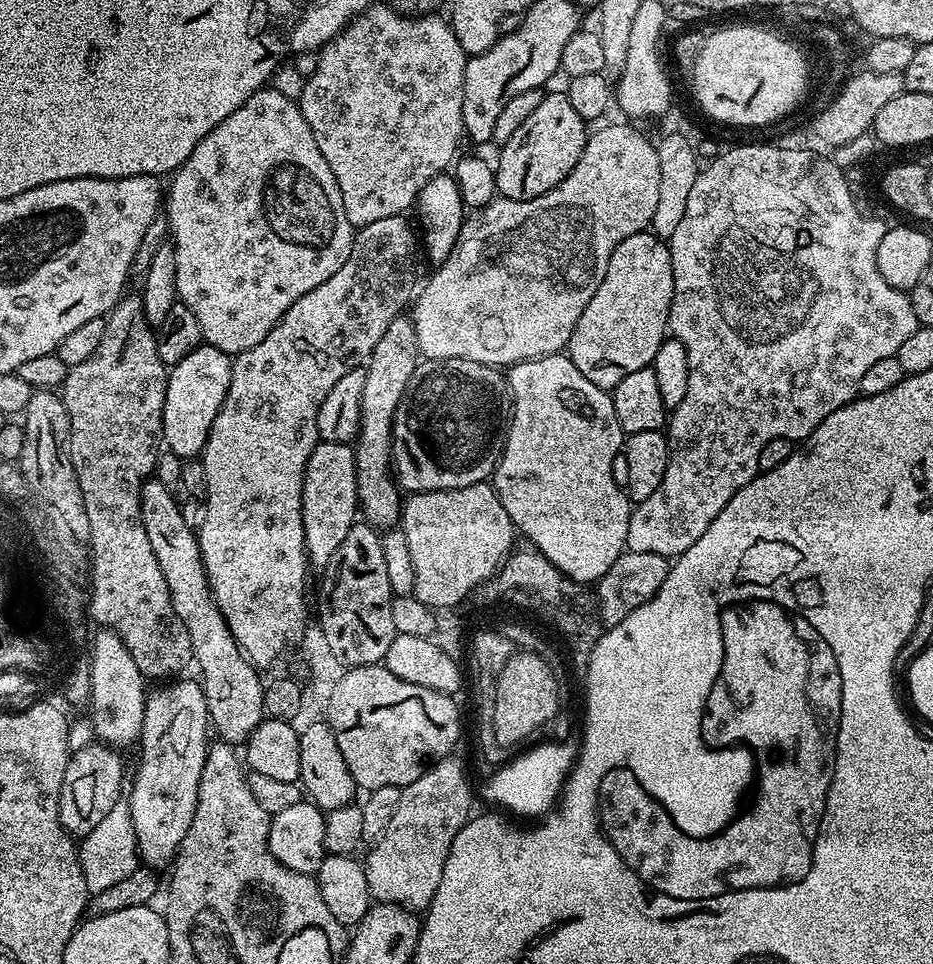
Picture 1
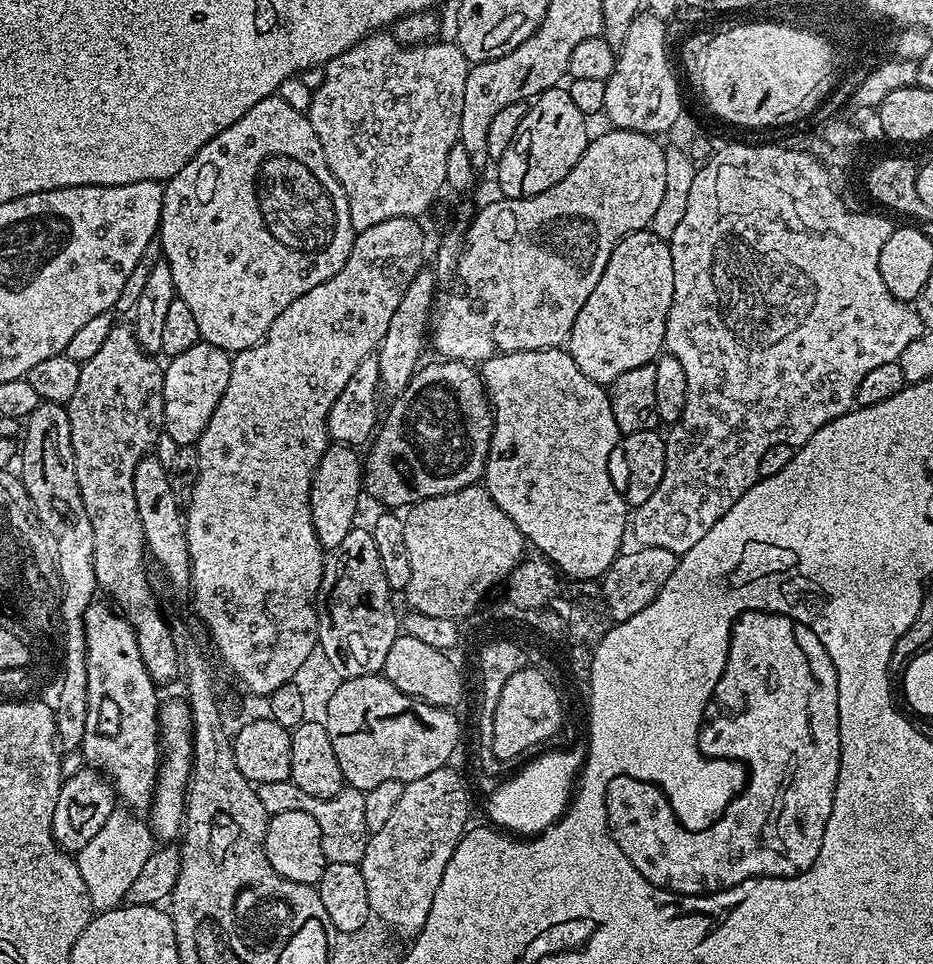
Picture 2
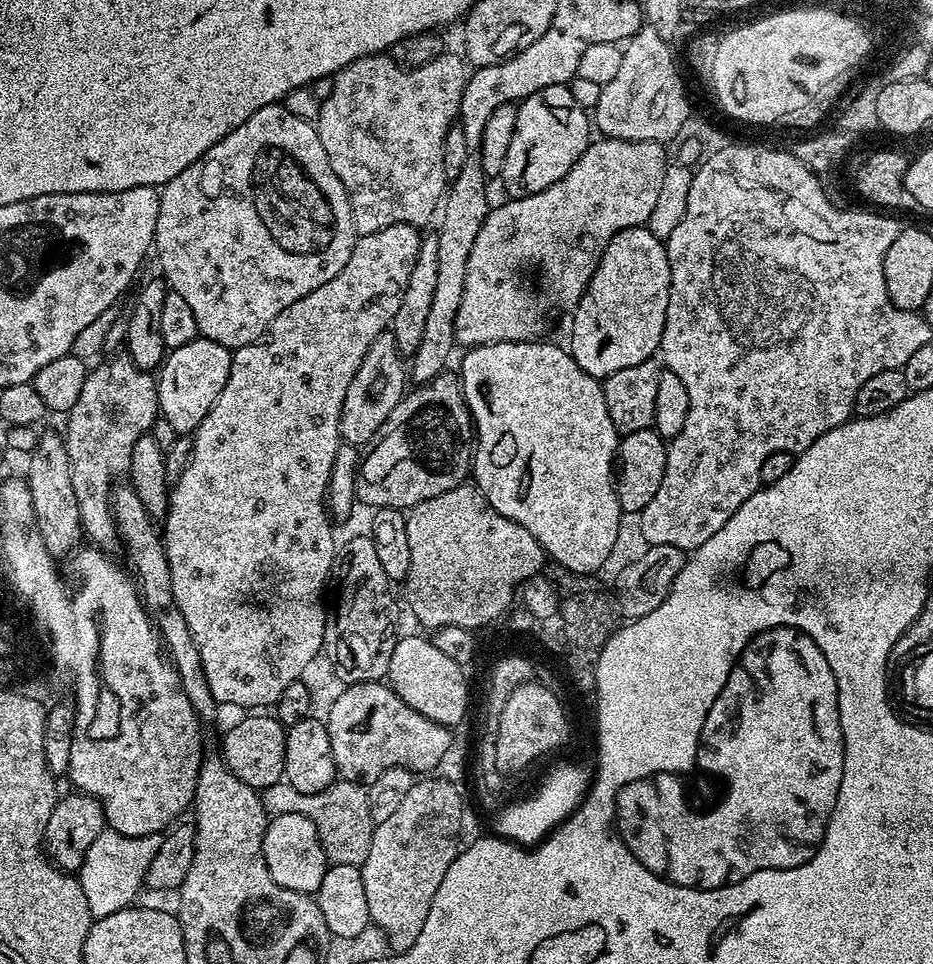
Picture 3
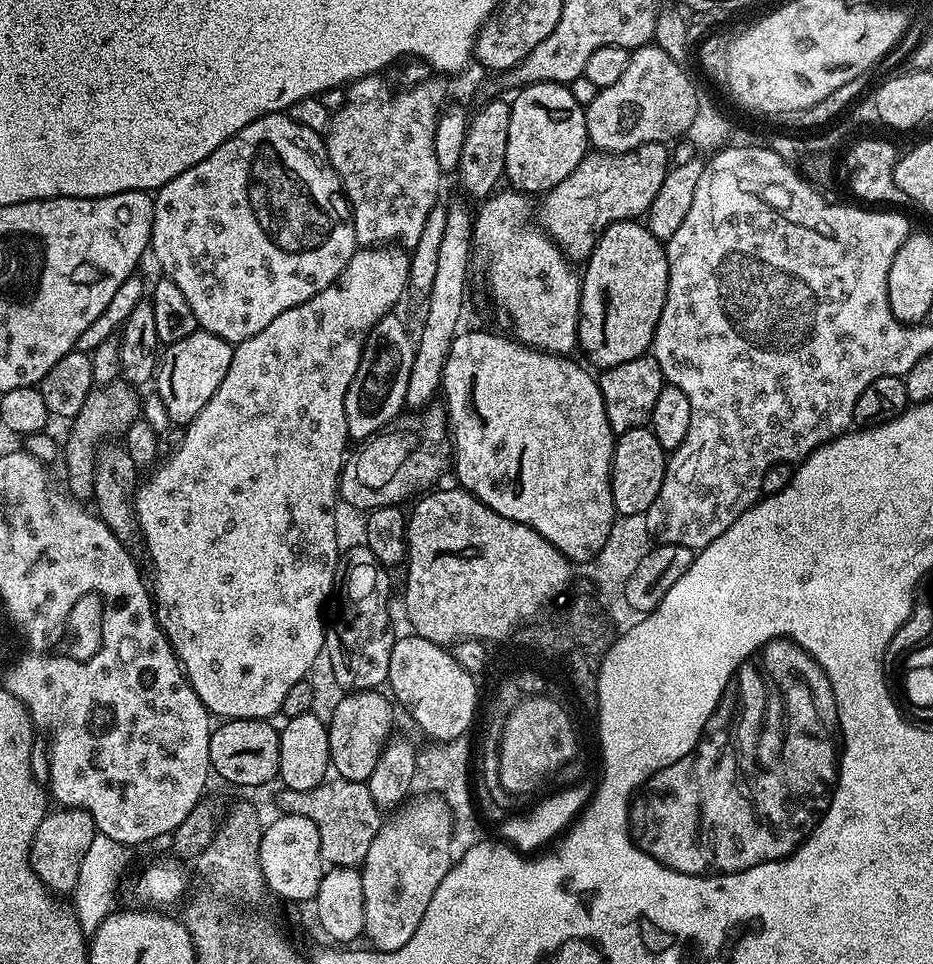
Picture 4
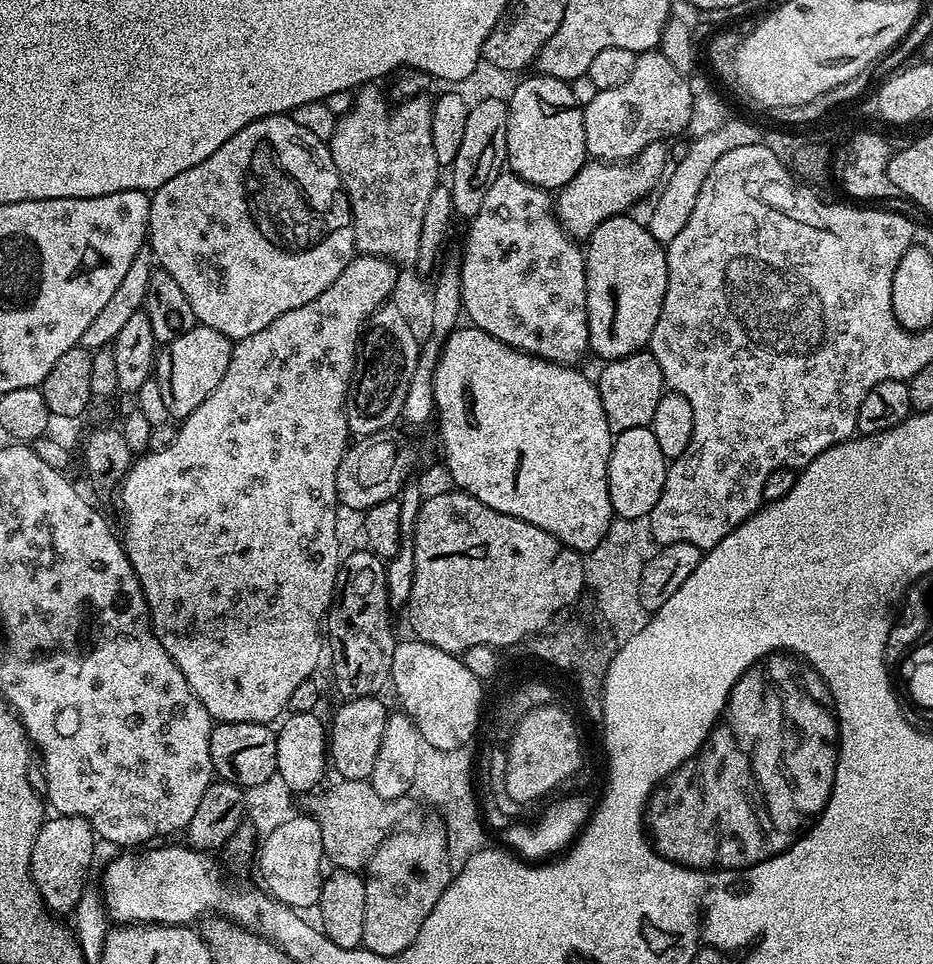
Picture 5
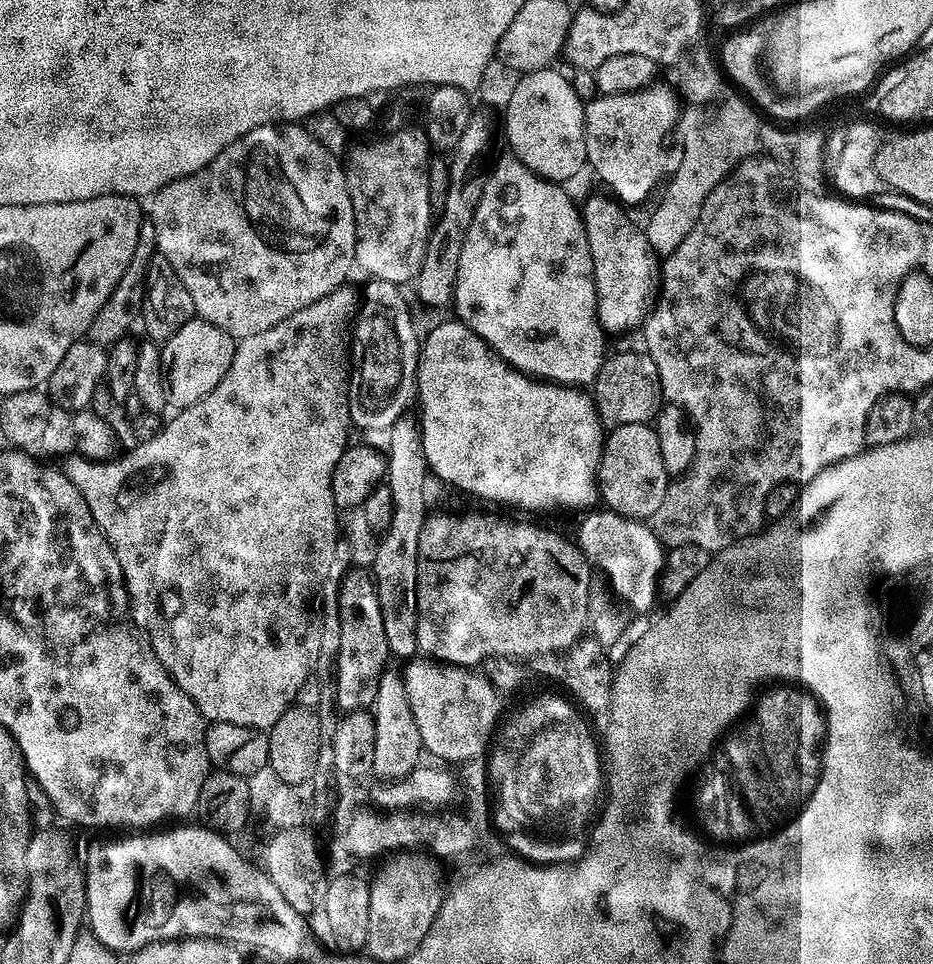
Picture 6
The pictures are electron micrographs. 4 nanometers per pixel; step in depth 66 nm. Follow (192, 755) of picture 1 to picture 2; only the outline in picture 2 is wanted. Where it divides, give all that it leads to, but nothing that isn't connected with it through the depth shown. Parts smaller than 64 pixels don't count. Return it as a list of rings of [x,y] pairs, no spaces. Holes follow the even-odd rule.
[[[165,699],[160,706],[160,766],[156,770],[156,788],[146,812],[146,820],[153,836],[160,842],[172,842],[181,835],[184,826],[184,810],[188,794],[188,779],[192,773],[192,711],[183,699]]]

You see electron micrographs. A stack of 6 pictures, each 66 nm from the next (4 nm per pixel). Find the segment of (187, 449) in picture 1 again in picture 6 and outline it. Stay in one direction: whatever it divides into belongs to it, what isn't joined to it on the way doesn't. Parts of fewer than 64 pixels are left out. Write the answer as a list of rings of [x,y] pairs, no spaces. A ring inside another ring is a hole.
[[[193,318],[174,334],[174,338],[163,341],[160,350],[160,361],[164,367],[164,387],[168,394],[168,404],[179,410],[194,406],[202,398],[222,382],[226,370],[234,362],[237,341],[226,330],[218,330],[210,322]]]

